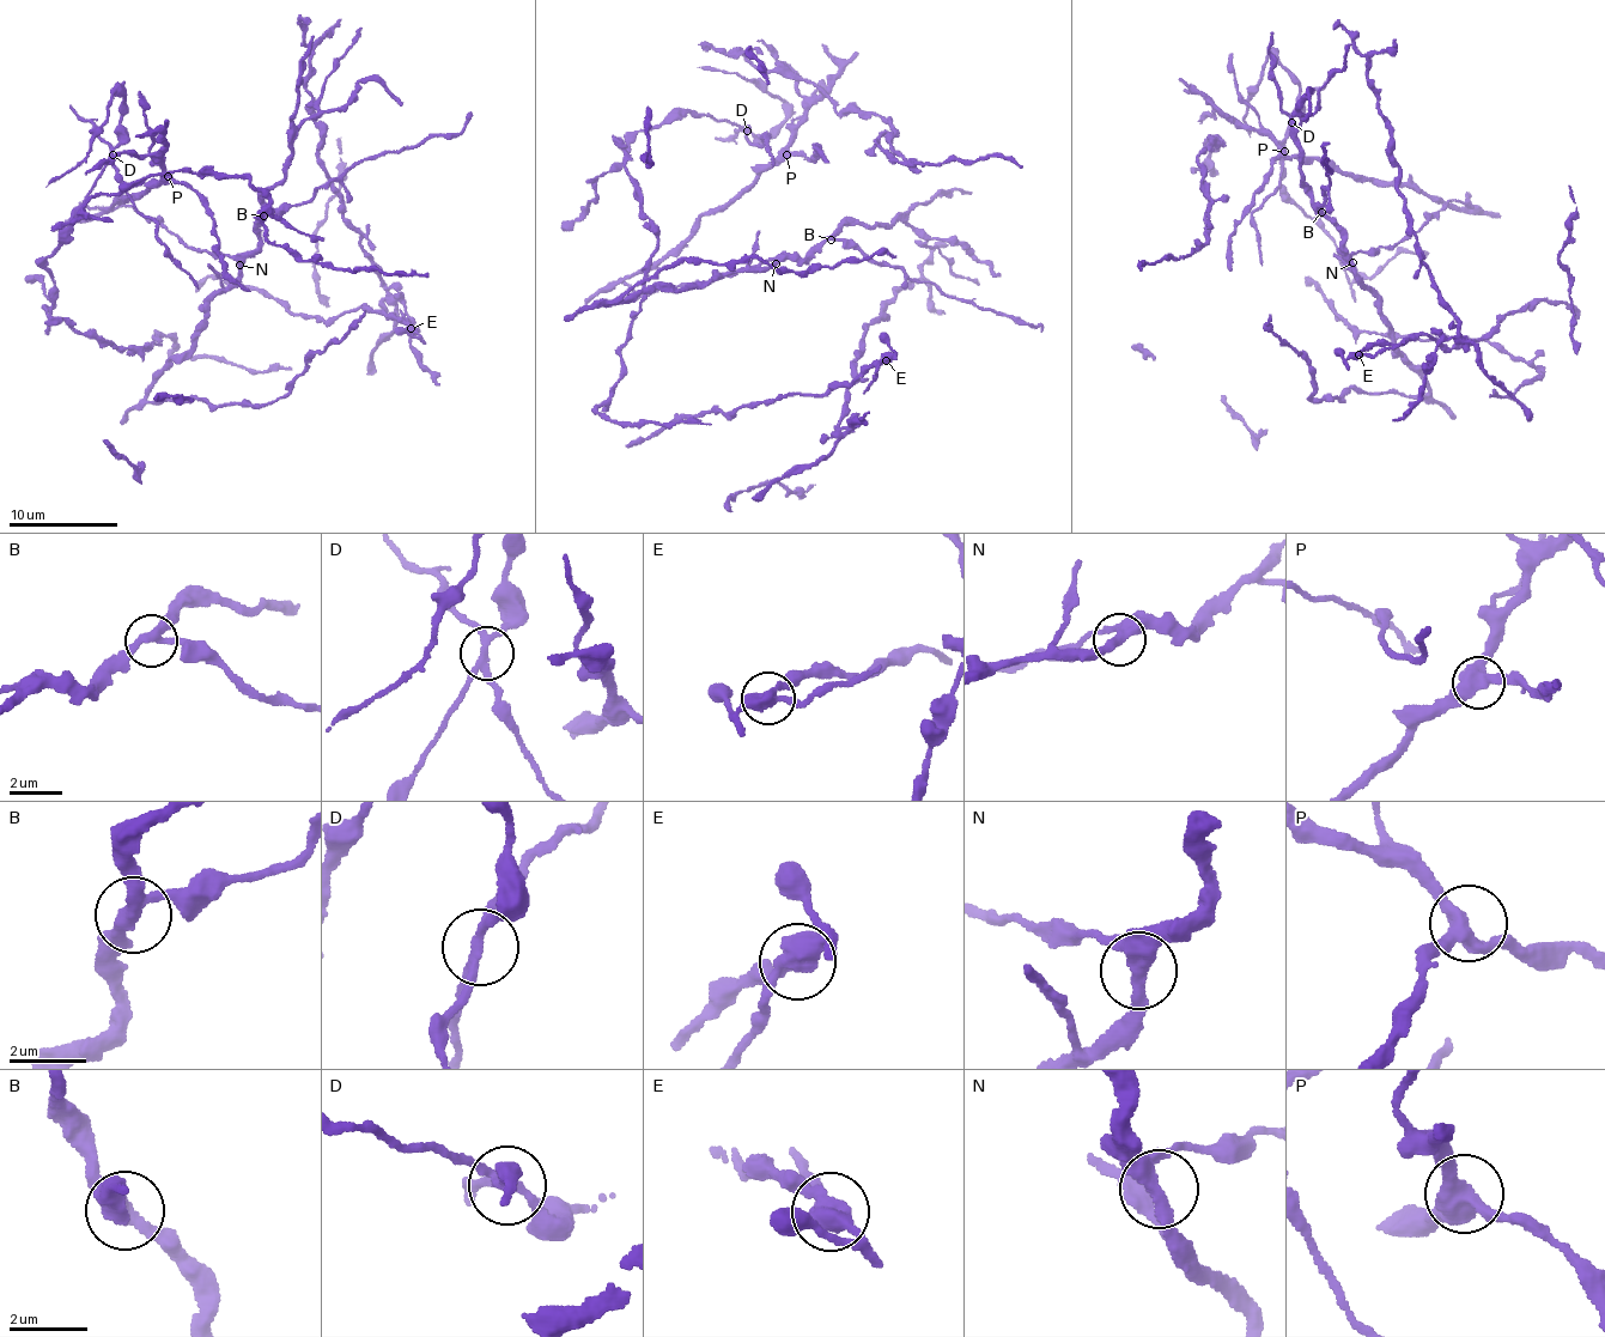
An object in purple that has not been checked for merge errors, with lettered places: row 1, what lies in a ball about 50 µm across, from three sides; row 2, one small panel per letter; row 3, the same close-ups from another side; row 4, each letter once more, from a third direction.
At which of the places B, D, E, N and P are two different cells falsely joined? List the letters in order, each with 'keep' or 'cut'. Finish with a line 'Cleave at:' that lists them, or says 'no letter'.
B: cut
D: cut
E: cut
N: keep
P: keep
Cleave at: B, D, E

